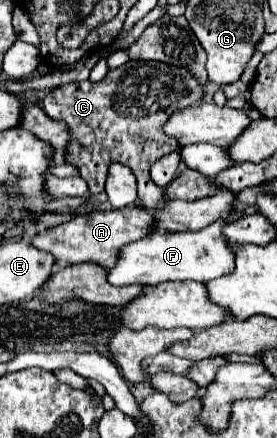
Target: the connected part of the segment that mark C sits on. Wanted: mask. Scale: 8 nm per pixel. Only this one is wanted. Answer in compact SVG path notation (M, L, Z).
M126 62L96 84L86 80L58 86L44 98L44 112L70 126L72 140L66 162L80 168L80 176L88 182L90 194L104 190L108 166L120 162L134 172L142 206L154 210L166 206L170 200L166 198L166 188L150 180L150 166L178 146L174 138L162 134L162 126L174 110L194 106L202 96L204 86L186 68L162 62Z

